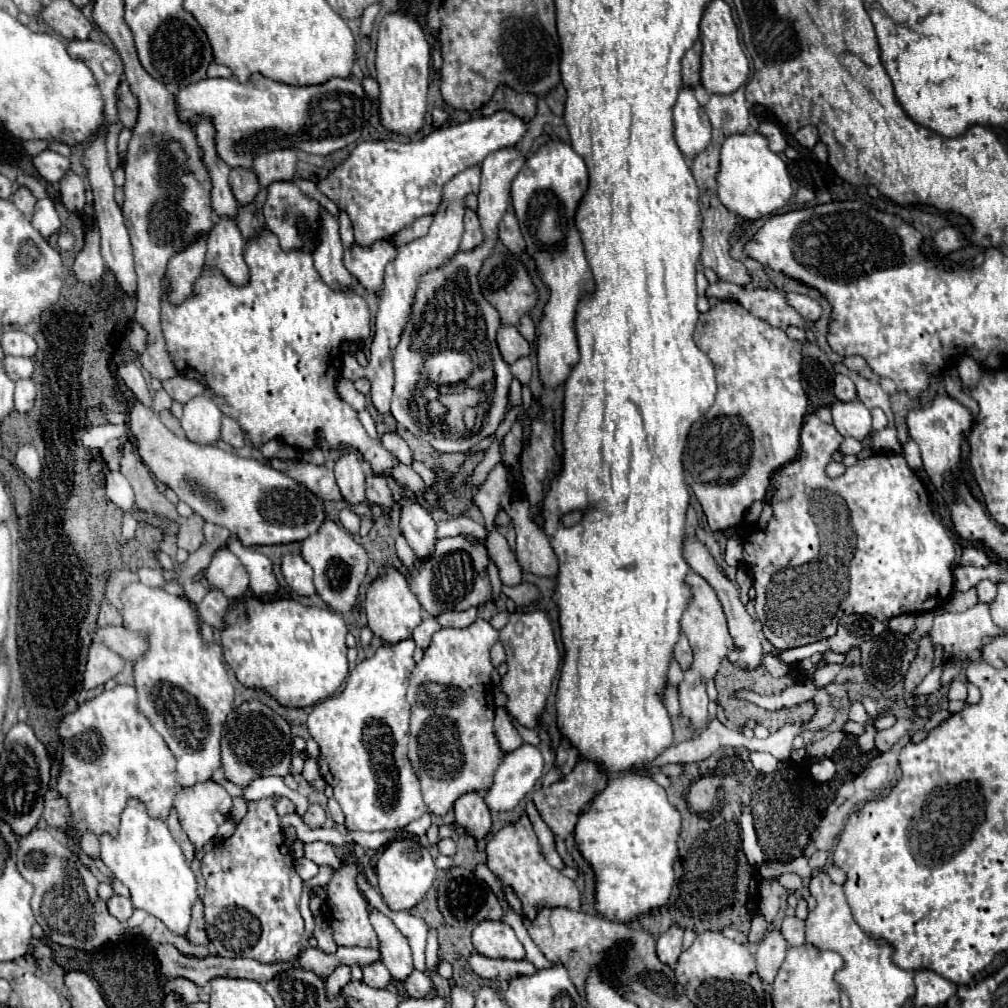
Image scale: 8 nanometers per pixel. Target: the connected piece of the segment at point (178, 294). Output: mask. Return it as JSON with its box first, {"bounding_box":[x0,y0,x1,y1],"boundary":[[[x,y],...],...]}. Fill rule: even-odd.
{"bounding_box":[167,235,205,303],"boundary":[[[199,235],[189,247],[181,249],[169,259],[167,275],[171,279],[169,301],[181,303],[191,295],[193,283],[199,277],[205,263],[205,235]]]}

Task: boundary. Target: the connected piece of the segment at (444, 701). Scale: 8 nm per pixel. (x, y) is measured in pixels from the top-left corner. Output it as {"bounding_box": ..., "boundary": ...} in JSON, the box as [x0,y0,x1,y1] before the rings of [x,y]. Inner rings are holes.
{"bounding_box":[407,619,505,815],"boundary":[[[477,619],[473,625],[469,625],[469,629],[441,629],[433,635],[429,647],[425,649],[425,655],[421,659],[421,663],[415,665],[411,677],[409,677],[409,689],[407,689],[407,701],[411,705],[411,737],[409,737],[409,759],[411,759],[411,765],[421,781],[421,791],[423,791],[423,801],[425,805],[429,807],[429,811],[433,815],[445,815],[455,799],[467,791],[487,791],[491,785],[493,785],[493,775],[497,771],[497,767],[503,763],[505,759],[505,751],[499,747],[499,741],[495,737],[495,731],[493,731],[493,719],[495,719],[495,703],[493,703],[493,687],[491,687],[491,671],[493,671],[493,665],[489,661],[489,649],[497,643],[499,639],[499,633],[485,621],[485,619]]]}

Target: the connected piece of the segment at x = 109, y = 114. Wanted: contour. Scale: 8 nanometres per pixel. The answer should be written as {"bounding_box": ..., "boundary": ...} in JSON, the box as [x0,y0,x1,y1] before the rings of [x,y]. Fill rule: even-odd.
{"bounding_box":[67,41,123,171],"boundary":[[[69,41],[67,43],[69,55],[73,59],[81,59],[95,75],[97,85],[103,93],[105,99],[105,117],[111,123],[109,125],[109,135],[107,135],[107,149],[109,149],[109,167],[115,171],[119,167],[119,157],[117,157],[117,137],[121,131],[117,107],[113,105],[113,95],[119,85],[119,77],[123,73],[123,63],[119,59],[119,53],[107,47],[105,43],[95,43],[95,41]]]}

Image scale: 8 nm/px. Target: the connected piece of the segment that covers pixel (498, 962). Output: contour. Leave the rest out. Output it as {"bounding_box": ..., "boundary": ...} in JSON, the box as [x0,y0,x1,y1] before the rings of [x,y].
{"bounding_box":[469,953,539,981],"boundary":[[[479,953],[471,955],[469,965],[473,969],[473,973],[477,973],[479,977],[485,979],[503,979],[503,981],[511,981],[517,975],[533,975],[533,971],[539,971],[533,963],[529,963],[527,959],[521,961],[509,961],[509,959],[489,959],[483,957]]]}

